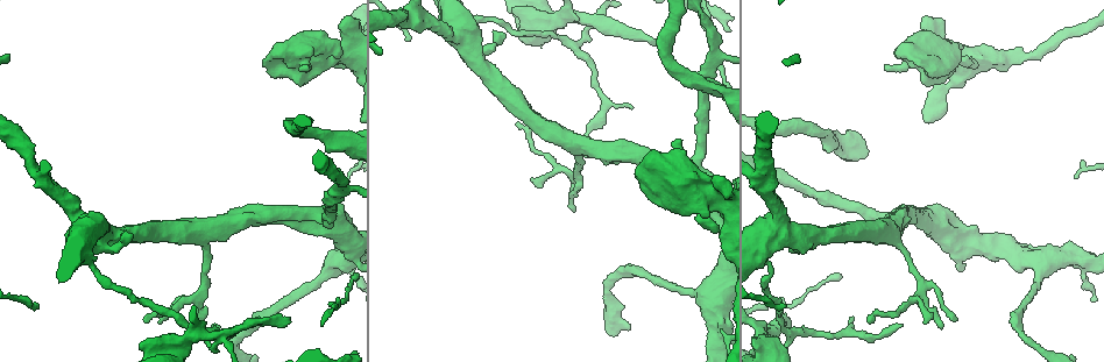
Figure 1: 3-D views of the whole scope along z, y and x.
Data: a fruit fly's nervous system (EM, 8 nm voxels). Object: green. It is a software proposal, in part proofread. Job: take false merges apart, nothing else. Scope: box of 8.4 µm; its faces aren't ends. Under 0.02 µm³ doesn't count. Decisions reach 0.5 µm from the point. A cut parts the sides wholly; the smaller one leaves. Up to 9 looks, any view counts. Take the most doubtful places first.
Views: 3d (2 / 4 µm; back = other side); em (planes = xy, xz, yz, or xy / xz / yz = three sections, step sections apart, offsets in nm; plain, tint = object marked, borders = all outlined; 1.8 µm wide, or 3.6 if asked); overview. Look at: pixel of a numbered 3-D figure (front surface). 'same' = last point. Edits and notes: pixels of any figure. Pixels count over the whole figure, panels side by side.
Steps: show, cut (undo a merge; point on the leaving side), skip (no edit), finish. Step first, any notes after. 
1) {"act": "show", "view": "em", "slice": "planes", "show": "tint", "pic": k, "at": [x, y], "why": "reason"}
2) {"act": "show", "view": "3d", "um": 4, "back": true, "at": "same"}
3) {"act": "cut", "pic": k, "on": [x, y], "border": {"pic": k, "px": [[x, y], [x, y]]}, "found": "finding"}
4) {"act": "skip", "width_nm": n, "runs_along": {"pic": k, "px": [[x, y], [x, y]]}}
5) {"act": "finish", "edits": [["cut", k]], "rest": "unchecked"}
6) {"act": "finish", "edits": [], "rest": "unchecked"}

{"act": "show", "view": "3d", "um": 4, "pic": 1, "at": [454, 32], "why": "a narrow waist"}

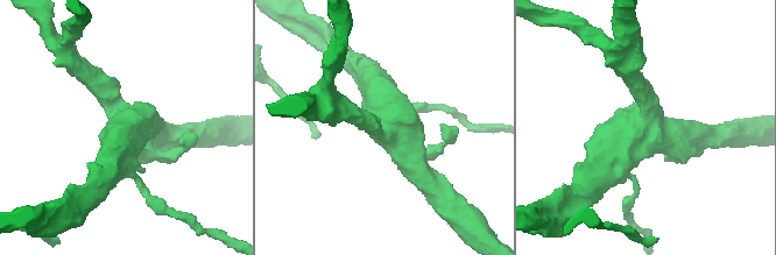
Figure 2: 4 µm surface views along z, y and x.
{"act": "show", "view": "em", "slice": "planes", "show": "tint", "pic": 2, "at": [119, 110]}

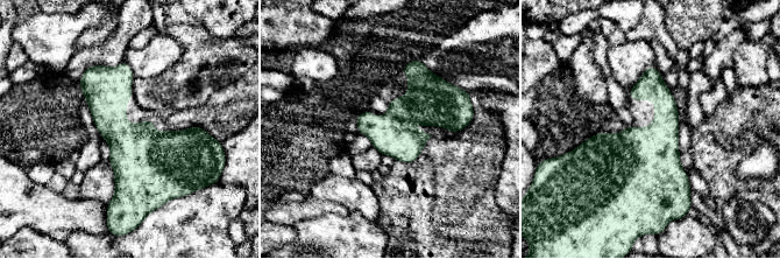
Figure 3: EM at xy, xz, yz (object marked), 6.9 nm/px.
{"act": "skip", "width_nm": 320, "found": "one neuron here"}

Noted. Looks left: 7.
{"act": "show", "view": "3d", "um": 4, "pic": 1, "at": [677, 182], "why": "abrupt turn"}

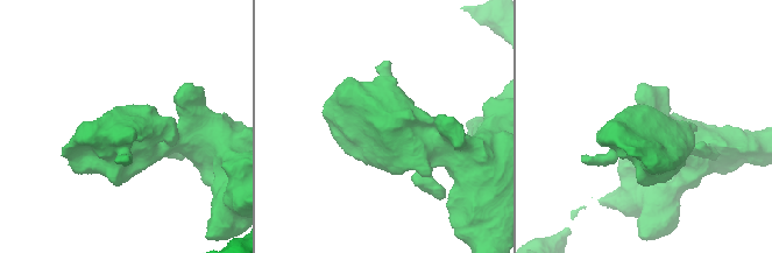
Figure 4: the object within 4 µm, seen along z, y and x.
{"act": "show", "view": "em", "um": 3.6, "slice": "planes", "show": "tint", "pic": 4, "at": [383, 125]}

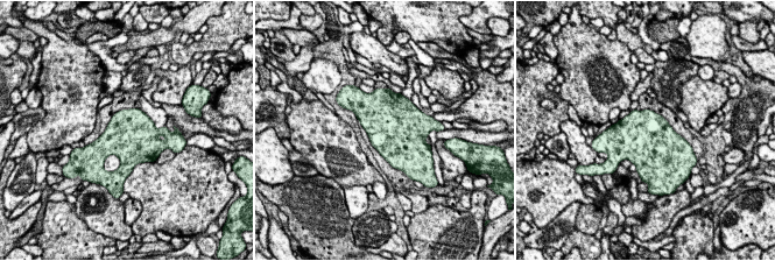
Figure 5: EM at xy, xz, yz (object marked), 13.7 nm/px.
{"act": "skip", "found": "one neuron here"}

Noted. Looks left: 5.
{"act": "show", "view": "3d", "um": 2, "pic": 1, "at": [586, 20], "why": "sharp bend"}

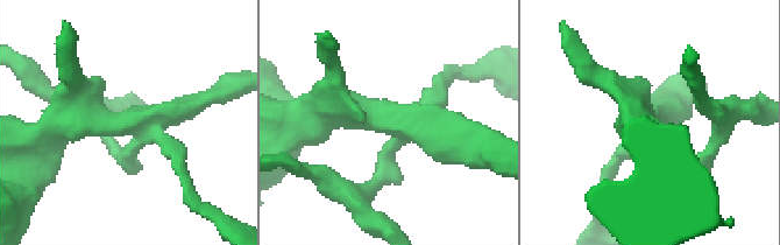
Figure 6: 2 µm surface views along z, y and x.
{"act": "show", "view": "em", "slice": "planes", "show": "plain", "pic": 6, "at": [653, 117], "why": "now the EM"}

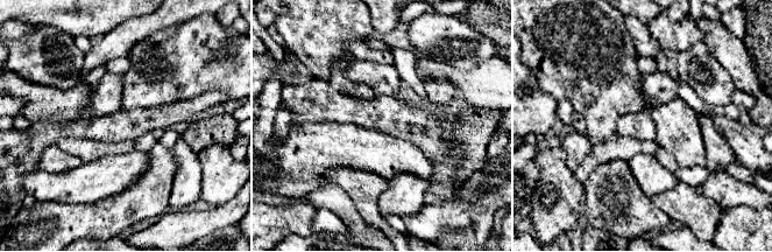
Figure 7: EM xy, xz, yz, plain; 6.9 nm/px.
{"act": "show", "view": "em", "slice": "planes", "show": "tint", "at": "same", "why": "where the object lies"}

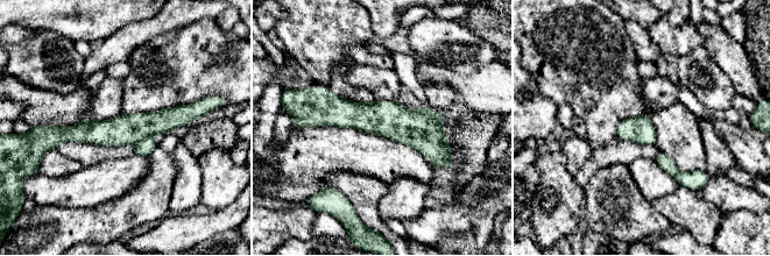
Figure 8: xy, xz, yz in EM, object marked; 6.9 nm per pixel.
{"act": "cut", "pic": 8, "on": [125, 128], "width_nm": 190, "found": "a second neuron is stuck on"}

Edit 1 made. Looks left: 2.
{"act": "show", "view": "overview", "why": "redraw"}

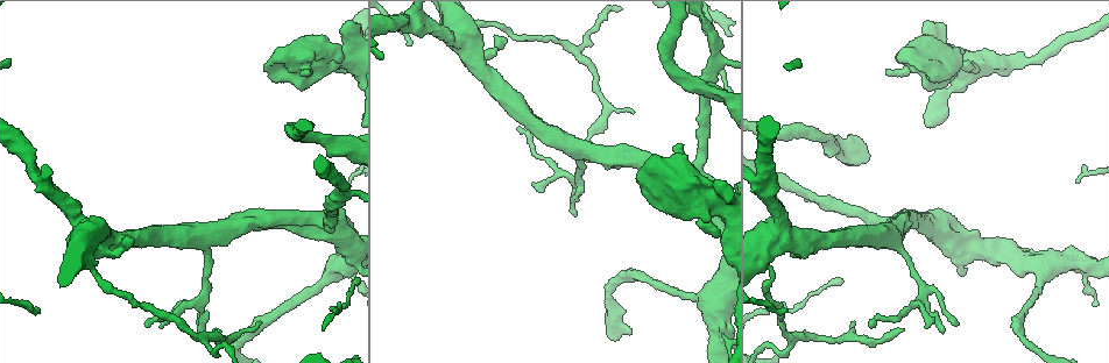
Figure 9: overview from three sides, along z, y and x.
{"act": "show", "view": "em", "slice": "planes", "show": "borders", "pic": 9, "at": [313, 217], "why": "three-way junction"}

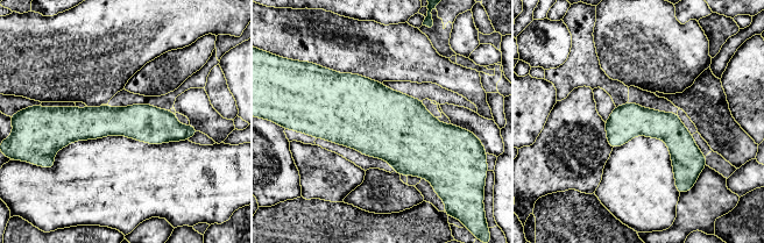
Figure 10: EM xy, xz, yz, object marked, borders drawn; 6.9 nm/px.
{"act": "skip", "runs_along": {"pic": 10, "px": [[51, 115], [190, 133]]}, "found": "all the same neuron"}

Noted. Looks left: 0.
{"act": "finish", "edits": [["cut", 8]], "rest": "unchecked"}

